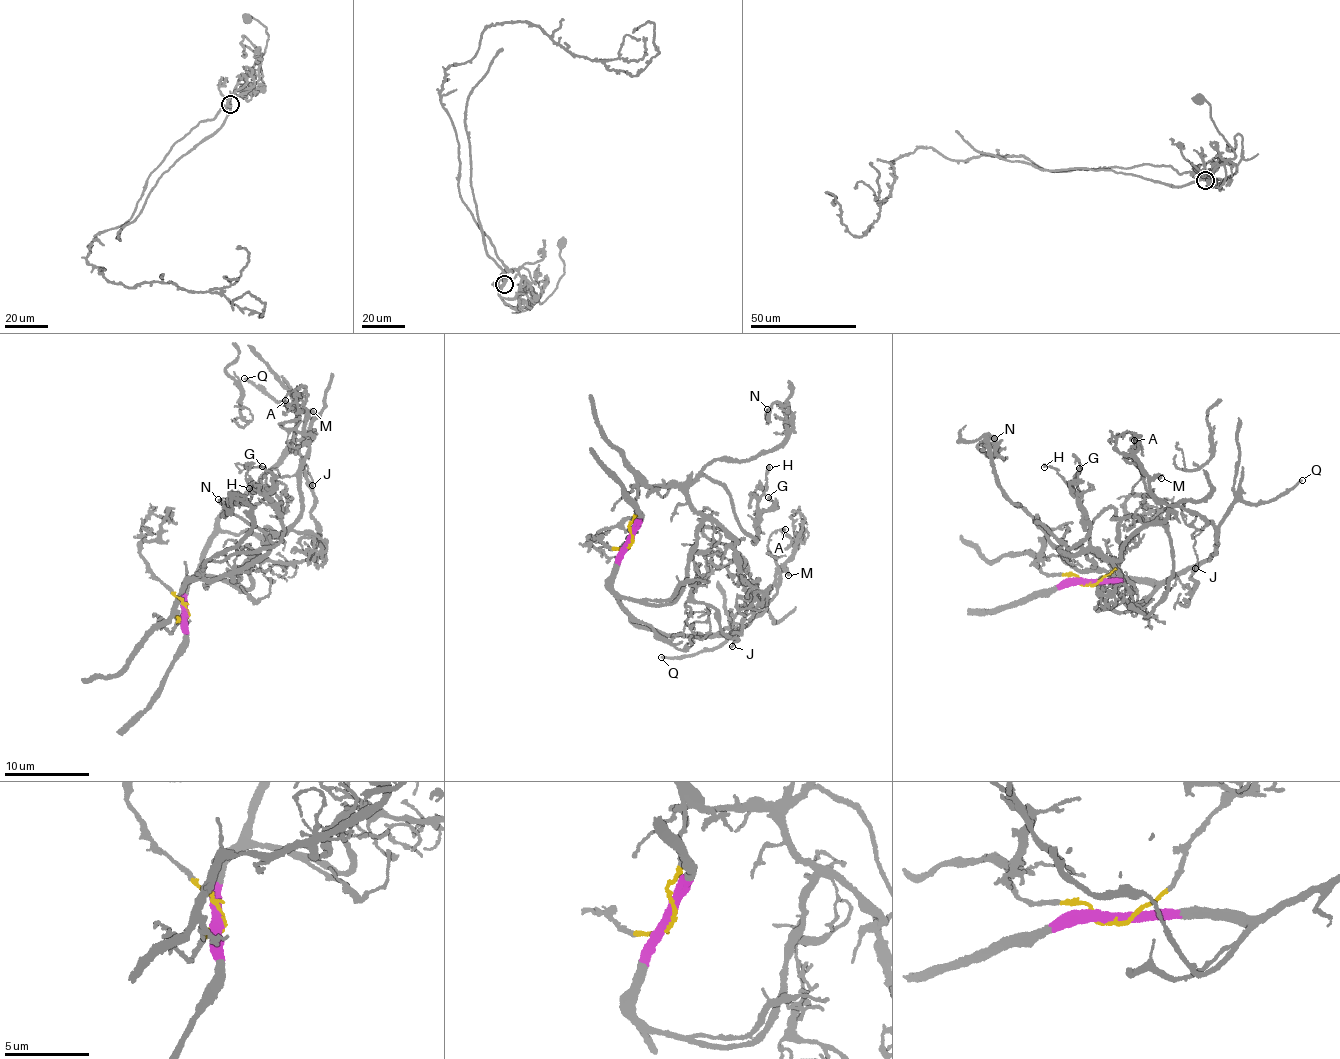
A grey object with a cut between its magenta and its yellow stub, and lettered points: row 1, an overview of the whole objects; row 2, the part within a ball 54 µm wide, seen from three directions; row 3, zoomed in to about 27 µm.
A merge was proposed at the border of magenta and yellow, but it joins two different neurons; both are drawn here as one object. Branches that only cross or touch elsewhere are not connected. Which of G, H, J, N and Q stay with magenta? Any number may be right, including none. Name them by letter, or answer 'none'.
J, Q

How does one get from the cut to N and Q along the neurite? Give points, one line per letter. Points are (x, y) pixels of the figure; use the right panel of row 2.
N: (1090, 584), (1039, 566), (1046, 531), (995, 481), (984, 441), (978, 447), (995, 454), (994, 439)
Q: (1090, 584), (1161, 584), (1216, 551), (1217, 528), (1230, 507), (1270, 500), (1302, 480)

